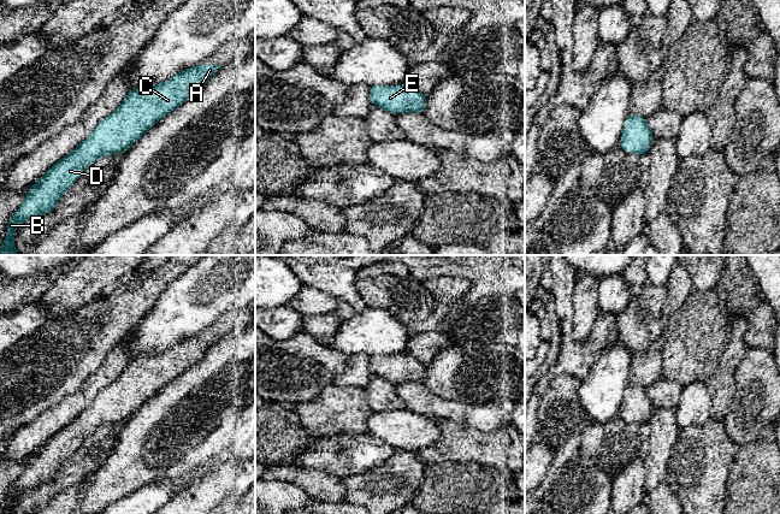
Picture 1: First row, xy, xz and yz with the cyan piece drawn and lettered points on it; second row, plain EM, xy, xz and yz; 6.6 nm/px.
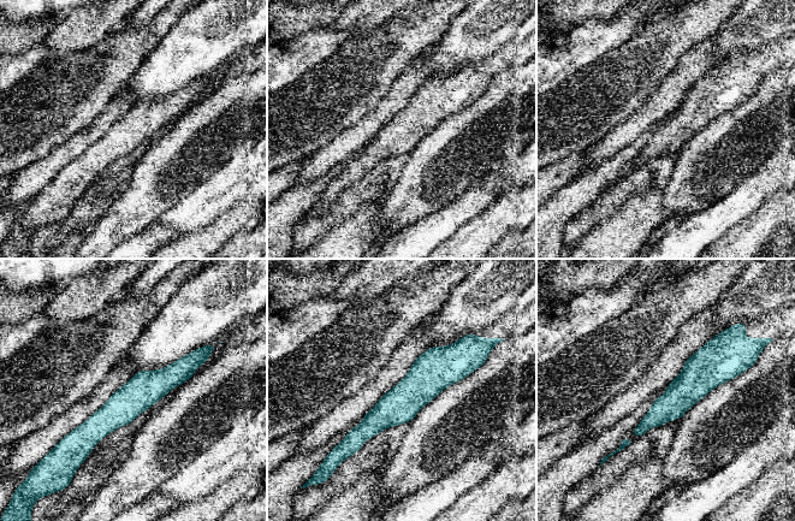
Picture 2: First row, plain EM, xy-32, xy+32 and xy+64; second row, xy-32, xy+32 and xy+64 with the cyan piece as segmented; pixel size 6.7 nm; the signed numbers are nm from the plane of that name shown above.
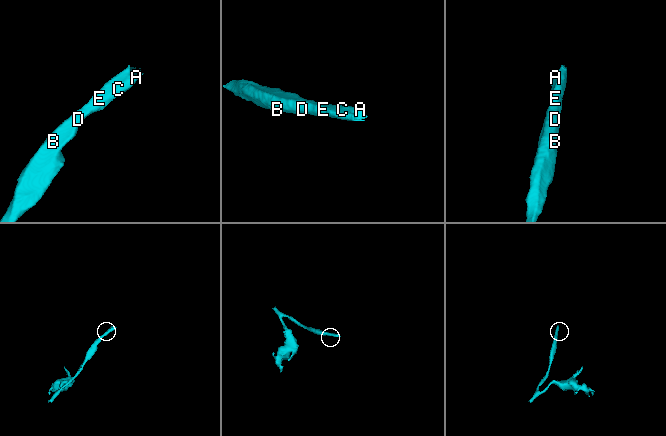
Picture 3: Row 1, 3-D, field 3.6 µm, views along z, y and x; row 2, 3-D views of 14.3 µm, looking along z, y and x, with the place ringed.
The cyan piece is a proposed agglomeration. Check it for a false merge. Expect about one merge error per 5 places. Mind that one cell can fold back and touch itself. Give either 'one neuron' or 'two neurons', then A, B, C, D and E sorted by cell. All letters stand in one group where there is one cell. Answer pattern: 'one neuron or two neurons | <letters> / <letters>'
one neuron | A B C D E

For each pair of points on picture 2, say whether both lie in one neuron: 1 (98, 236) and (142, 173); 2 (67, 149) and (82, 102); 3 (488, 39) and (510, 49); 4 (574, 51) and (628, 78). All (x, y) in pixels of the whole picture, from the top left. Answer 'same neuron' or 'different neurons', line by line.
1: same neuron
2: different neurons
3: different neurons
4: different neurons

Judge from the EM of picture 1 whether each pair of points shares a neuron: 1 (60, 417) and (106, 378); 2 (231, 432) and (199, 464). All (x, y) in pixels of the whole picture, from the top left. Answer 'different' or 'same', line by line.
1: same
2: same

